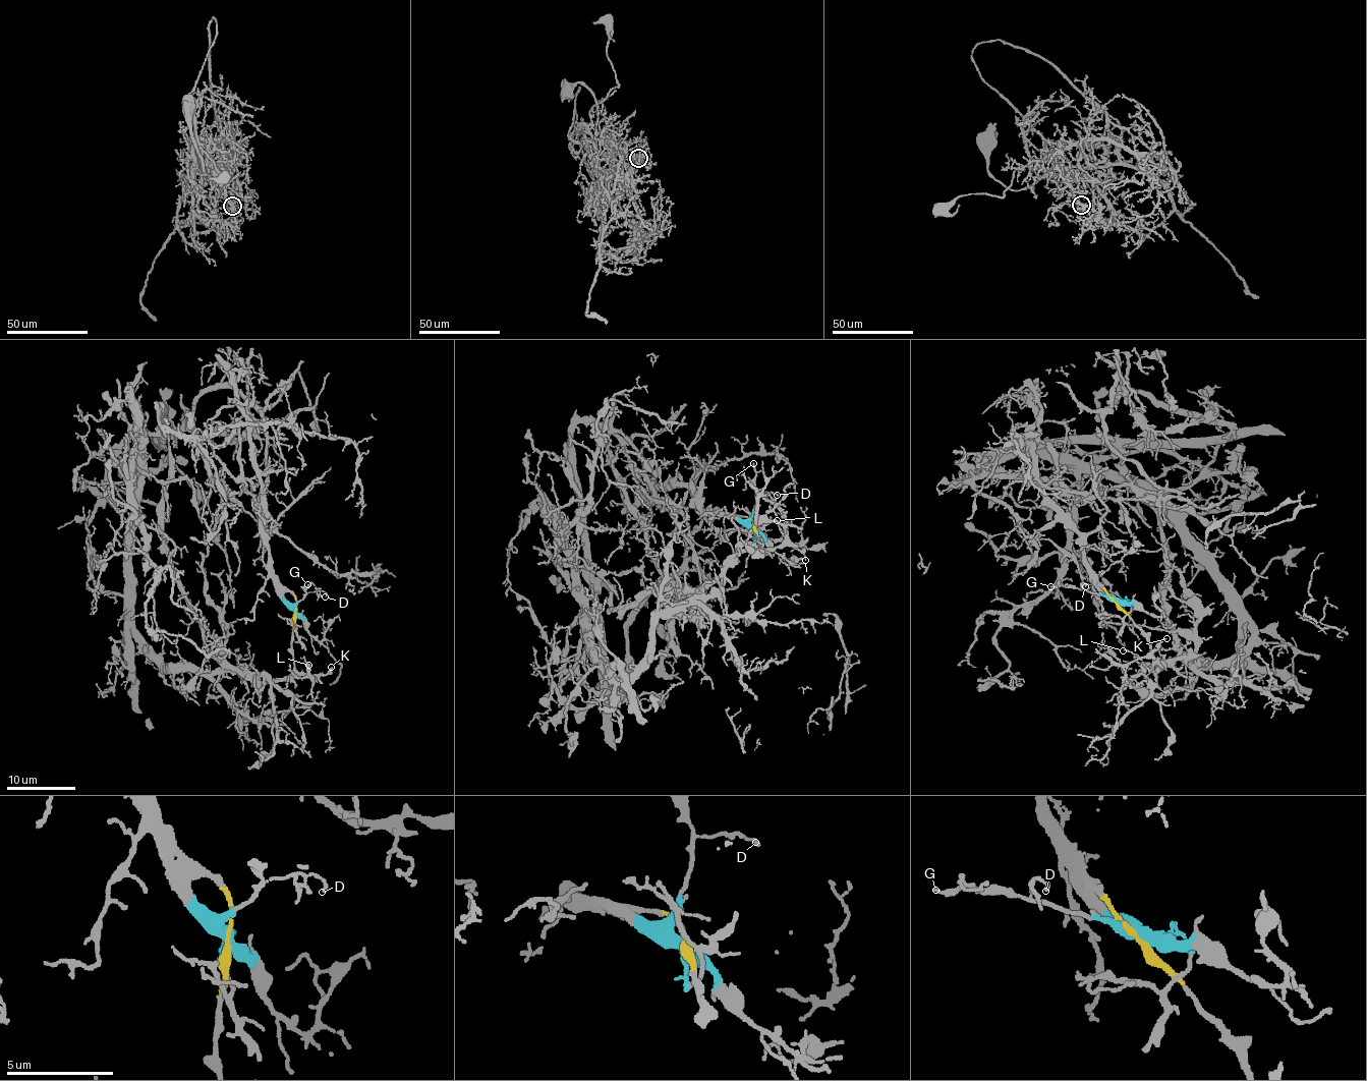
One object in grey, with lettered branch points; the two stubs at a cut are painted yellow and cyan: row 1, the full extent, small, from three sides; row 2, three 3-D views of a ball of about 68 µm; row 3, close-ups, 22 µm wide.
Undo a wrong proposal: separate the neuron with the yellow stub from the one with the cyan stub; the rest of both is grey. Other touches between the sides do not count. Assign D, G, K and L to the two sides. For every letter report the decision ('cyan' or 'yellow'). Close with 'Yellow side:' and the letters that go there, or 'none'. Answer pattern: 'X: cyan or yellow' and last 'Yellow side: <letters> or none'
D: cyan
G: cyan
K: yellow
L: yellow
Yellow side: K, L

